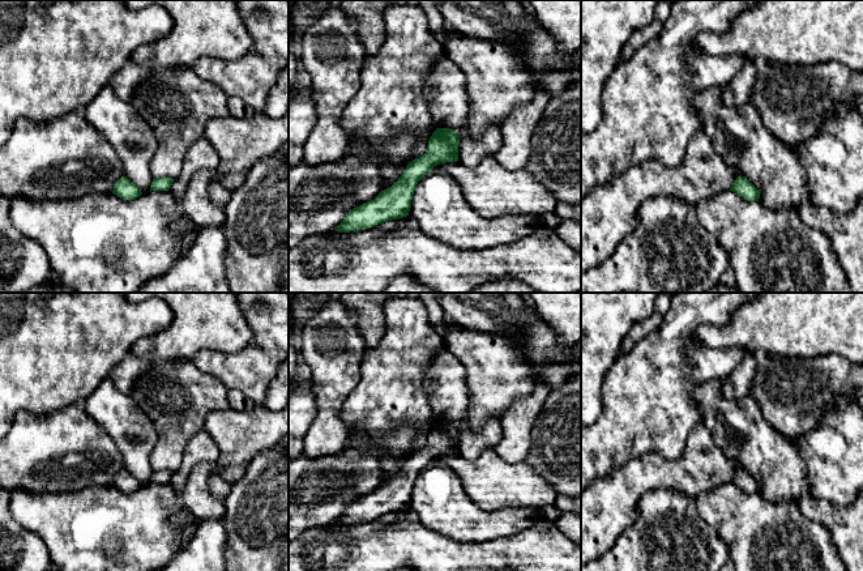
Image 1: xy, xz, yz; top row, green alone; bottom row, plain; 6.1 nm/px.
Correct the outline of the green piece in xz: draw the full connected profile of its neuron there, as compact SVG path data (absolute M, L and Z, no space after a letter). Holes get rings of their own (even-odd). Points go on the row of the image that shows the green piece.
M436 128L428 140L427 150L407 163L403 174L373 200L353 210L334 229L339 233L359 231L383 222L409 216L418 182L440 163L458 161L460 136L454 129Z

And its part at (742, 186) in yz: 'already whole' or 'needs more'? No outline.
already whole

